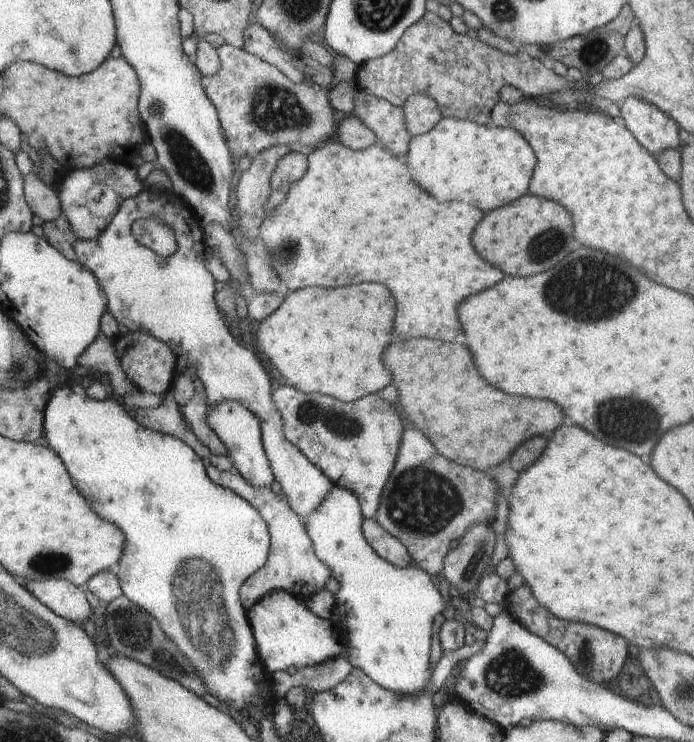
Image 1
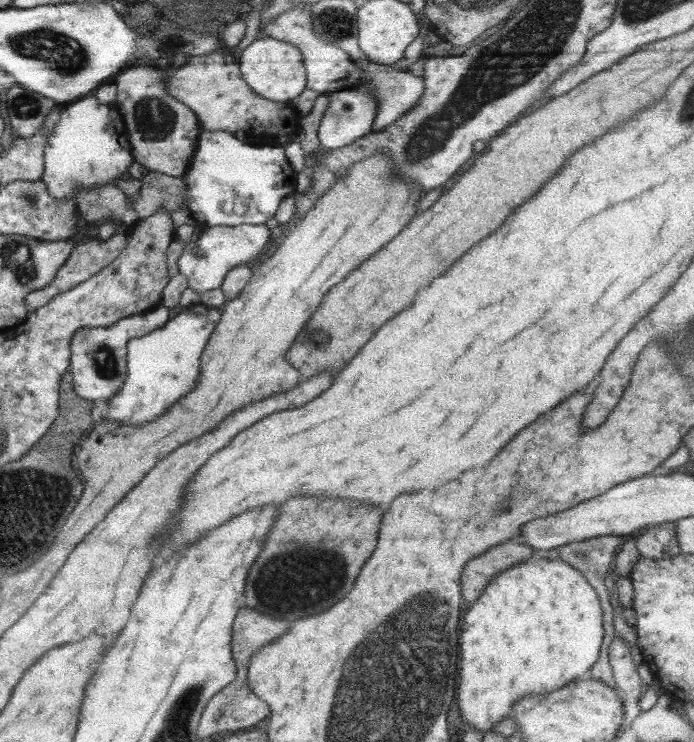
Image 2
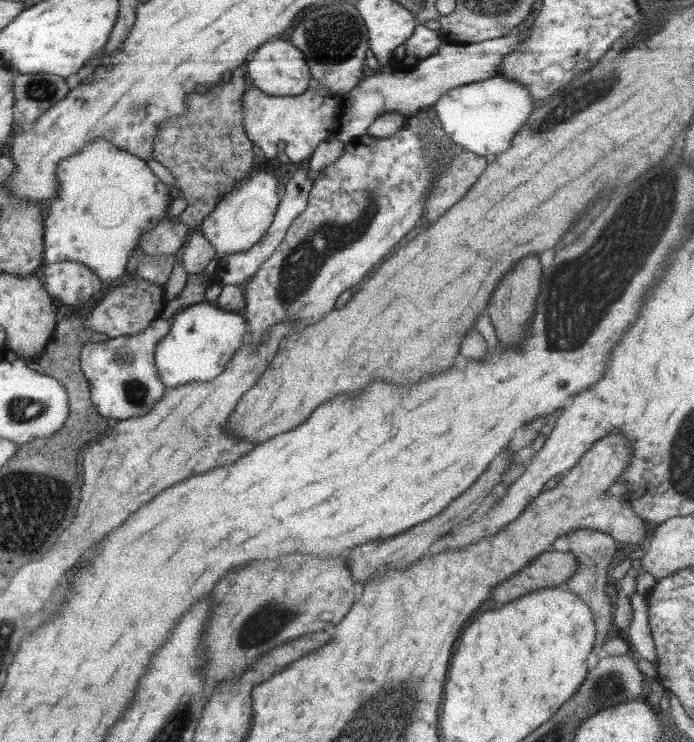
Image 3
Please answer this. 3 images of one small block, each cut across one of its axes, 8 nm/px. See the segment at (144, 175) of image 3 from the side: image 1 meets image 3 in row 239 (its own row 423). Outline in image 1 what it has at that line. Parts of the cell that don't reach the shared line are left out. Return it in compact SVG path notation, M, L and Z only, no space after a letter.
M63 384L55 390L46 405L43 426L43 442L60 456L64 468L66 468L68 474L70 474L70 478L72 478L74 488L76 488L86 500L90 500L92 510L94 510L100 518L104 518L104 520L112 522L116 528L120 528L122 534L124 534L124 538L126 538L122 558L118 560L120 570L117 574L120 588L123 590L126 598L156 618L156 622L160 625L162 632L176 644L176 648L178 648L178 650L192 662L192 666L198 670L198 674L200 674L206 690L208 690L214 698L218 698L220 702L224 702L224 704L227 704L230 708L234 708L234 710L238 710L238 712L244 715L247 715L248 708L252 708L252 706L256 706L256 708L261 706L264 708L264 711L271 713L275 698L269 690L268 680L270 680L270 678L264 674L265 686L261 683L262 680L256 678L256 670L258 670L258 668L264 668L264 665L260 662L260 658L258 658L256 642L254 642L254 635L247 617L247 610L242 606L239 595L240 587L244 584L244 581L266 564L268 552L270 552L270 534L268 534L268 526L266 526L264 518L260 516L260 512L258 512L250 502L246 502L244 498L236 496L230 489L216 486L216 484L208 478L206 469L202 465L202 459L196 456L196 452L194 452L188 444L184 444L182 440L178 440L178 438L174 438L169 434L160 434L160 432L154 432L154 430L148 430L148 428L140 426L134 415L128 412L124 406L118 404L118 402L114 402L112 398L104 400L88 398L87 390L78 384L72 384L72 386Z

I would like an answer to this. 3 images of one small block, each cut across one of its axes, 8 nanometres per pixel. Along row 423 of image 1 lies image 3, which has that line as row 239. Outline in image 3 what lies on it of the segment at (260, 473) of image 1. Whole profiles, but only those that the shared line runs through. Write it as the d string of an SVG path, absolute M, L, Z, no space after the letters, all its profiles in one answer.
M255 166L241 182L237 182L231 190L222 195L220 203L216 203L216 207L197 226L197 230L214 246L215 256L222 258L232 253L246 251L260 241L260 237L268 230L279 209L281 199L278 193L279 184L274 174L270 174L262 166L258 168Z

